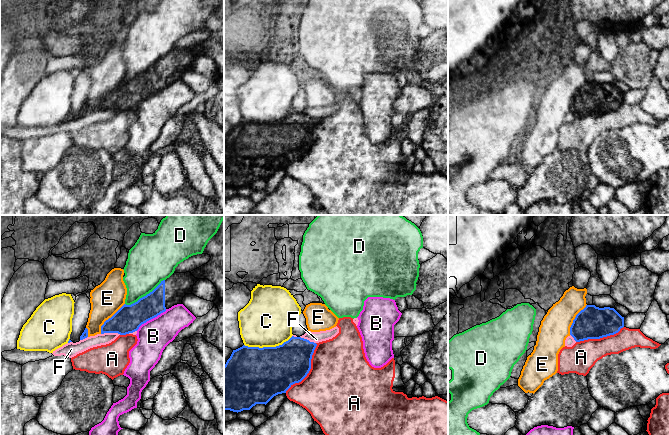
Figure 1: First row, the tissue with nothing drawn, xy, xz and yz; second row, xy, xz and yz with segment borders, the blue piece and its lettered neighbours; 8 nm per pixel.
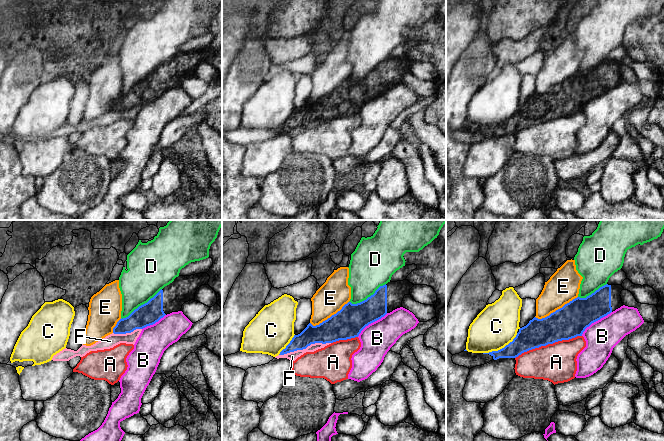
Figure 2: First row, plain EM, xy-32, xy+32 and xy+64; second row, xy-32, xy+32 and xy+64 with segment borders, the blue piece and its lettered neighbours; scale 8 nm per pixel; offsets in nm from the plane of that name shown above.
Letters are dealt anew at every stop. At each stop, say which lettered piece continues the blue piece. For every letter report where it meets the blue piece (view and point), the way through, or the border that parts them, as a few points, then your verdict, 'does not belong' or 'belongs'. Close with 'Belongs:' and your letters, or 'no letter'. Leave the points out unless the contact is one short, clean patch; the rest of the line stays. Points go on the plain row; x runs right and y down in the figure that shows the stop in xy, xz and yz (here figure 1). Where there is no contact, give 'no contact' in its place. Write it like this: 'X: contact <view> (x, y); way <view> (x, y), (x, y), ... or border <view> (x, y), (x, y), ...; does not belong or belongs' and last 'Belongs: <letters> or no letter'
A: contact xz (309, 146); does not belong
B: contact xy (151, 94); border xy (166, 85), (144, 98), (136, 106); does not belong
C: contact xz (268, 123); does not belong
D: contact xy (144, 72); border xy (164, 55), (136, 77), (125, 80); does not belong
E: contact xy (109, 94); does not belong
F: contact xy (111, 108); does not belong
Belongs: no letter

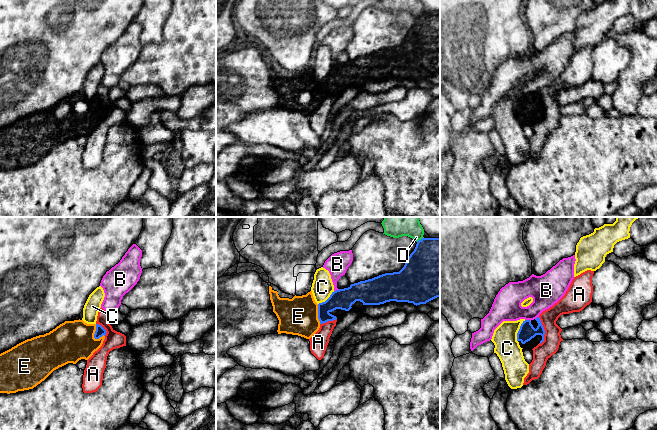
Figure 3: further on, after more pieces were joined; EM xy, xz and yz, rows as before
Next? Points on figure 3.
A: contact yz (544, 107); border yz (538, 93), (544, 106), (544, 116), (540, 120); does not belong
B: contact yz (528, 96); border yz (525, 95), (530, 97); does not belong
C: contact yz (518, 107); border yz (525, 96), (517, 109), (517, 117); does not belong
D: contact xz (419, 16); border xz (423, 13), (416, 17); does not belong
E: contact xy (95, 109); way xy (100, 107), (95, 109), (88, 114), (71, 117); belongs
Belongs: E

